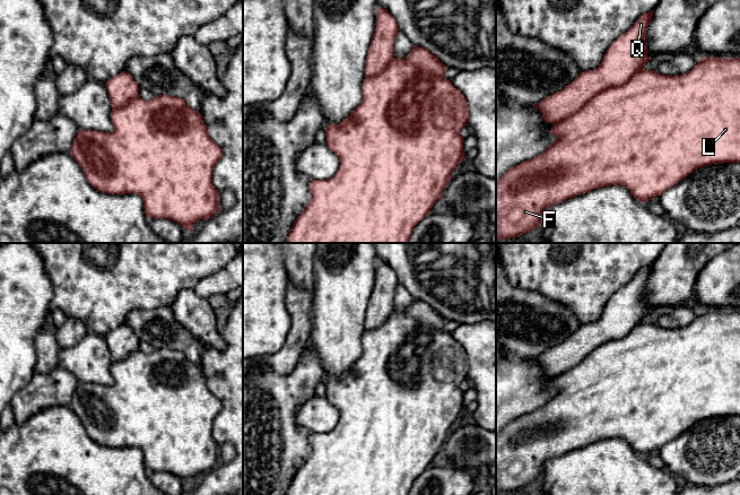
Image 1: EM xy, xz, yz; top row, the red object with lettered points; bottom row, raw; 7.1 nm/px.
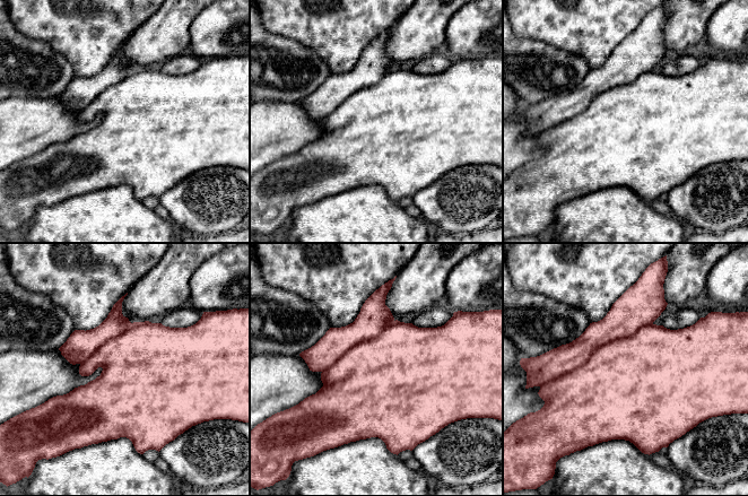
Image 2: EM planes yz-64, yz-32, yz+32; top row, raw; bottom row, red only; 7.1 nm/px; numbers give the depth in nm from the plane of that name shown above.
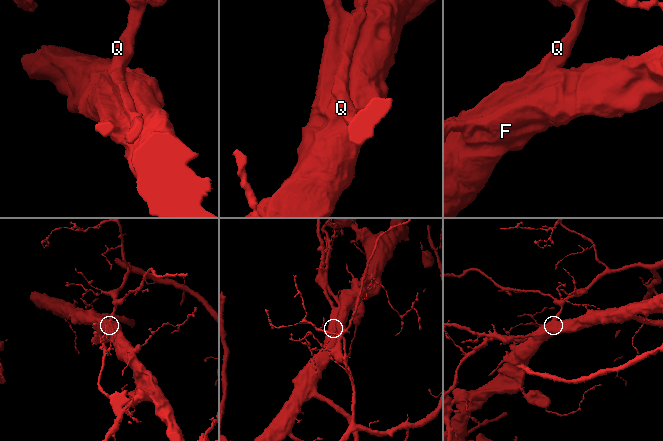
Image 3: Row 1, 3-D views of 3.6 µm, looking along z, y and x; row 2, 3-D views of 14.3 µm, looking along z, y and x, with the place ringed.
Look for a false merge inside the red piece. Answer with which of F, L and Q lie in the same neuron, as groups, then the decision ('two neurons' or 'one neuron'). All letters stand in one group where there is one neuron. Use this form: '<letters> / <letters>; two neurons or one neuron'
F L / Q; two neurons

